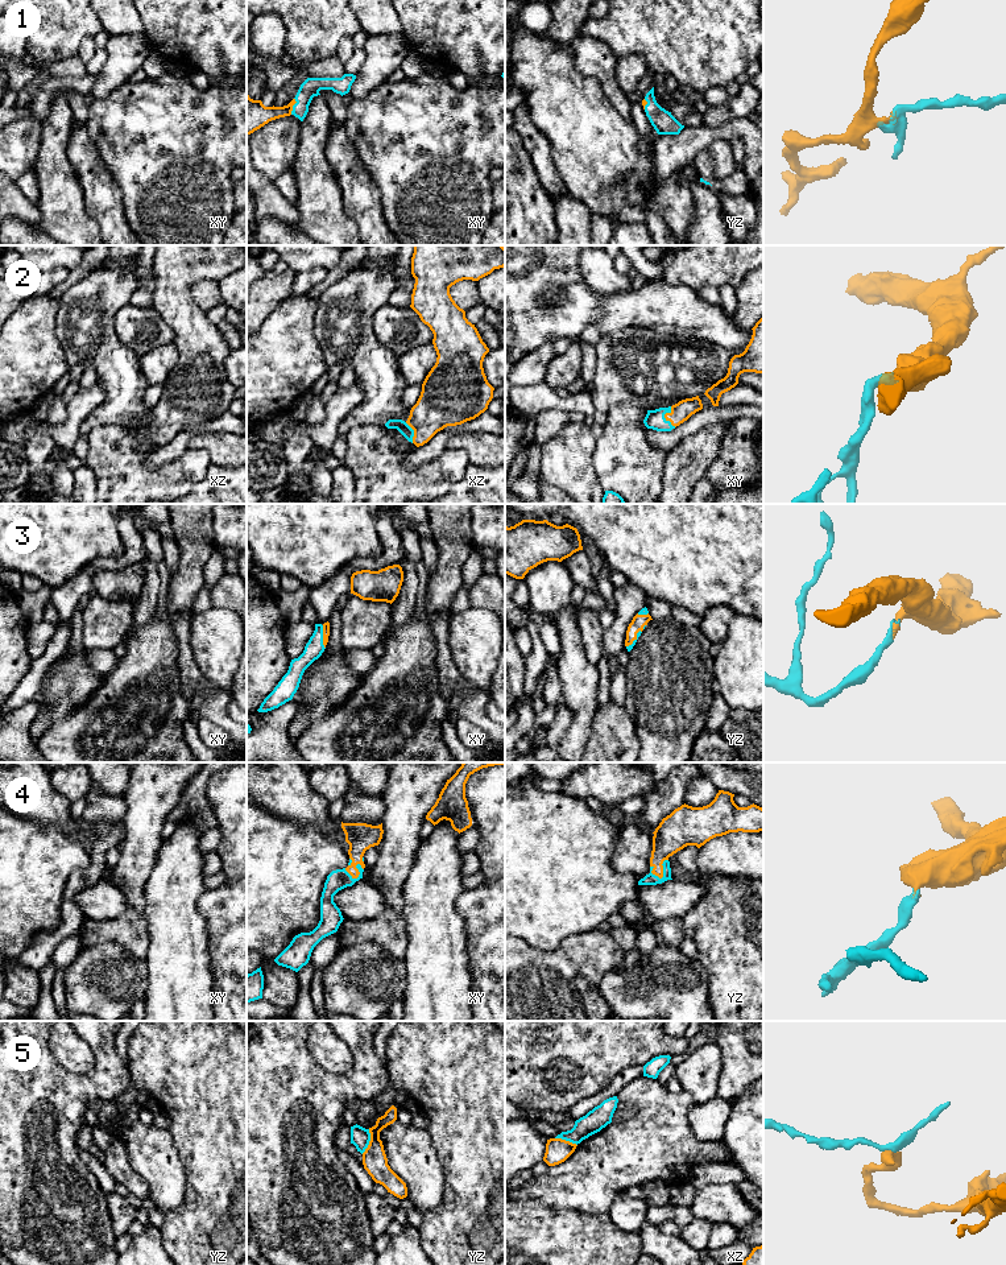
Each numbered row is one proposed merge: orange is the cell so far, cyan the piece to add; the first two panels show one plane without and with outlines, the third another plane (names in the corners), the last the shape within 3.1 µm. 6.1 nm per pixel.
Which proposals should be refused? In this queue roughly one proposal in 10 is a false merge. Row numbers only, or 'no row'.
5

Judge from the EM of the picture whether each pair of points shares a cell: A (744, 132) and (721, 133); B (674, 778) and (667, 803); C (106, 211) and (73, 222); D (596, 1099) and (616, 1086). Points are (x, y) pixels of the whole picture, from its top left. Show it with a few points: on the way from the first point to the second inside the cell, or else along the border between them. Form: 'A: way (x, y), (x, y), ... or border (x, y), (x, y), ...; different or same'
A: way (739, 132), (727, 132); same
B: way (674, 785), (667, 797); same
C: border (79, 187), (83, 195), (85, 210), (100, 231); different
D: way (601, 1096), (611, 1090); same

